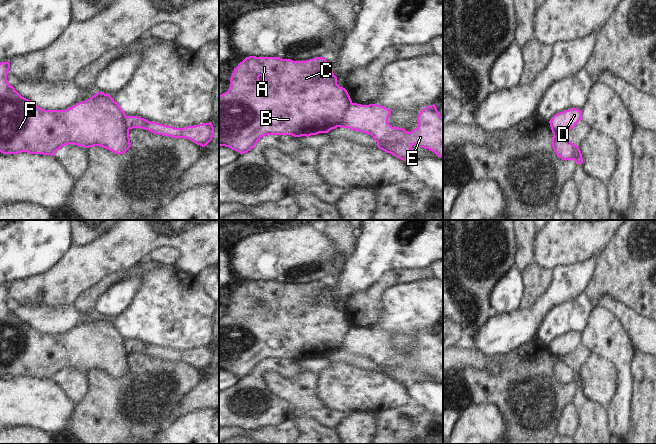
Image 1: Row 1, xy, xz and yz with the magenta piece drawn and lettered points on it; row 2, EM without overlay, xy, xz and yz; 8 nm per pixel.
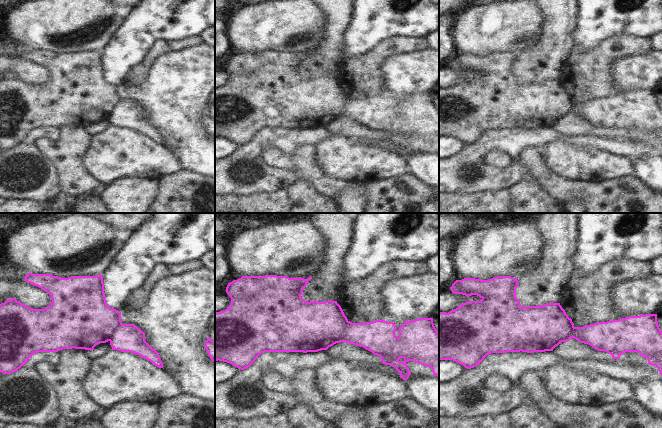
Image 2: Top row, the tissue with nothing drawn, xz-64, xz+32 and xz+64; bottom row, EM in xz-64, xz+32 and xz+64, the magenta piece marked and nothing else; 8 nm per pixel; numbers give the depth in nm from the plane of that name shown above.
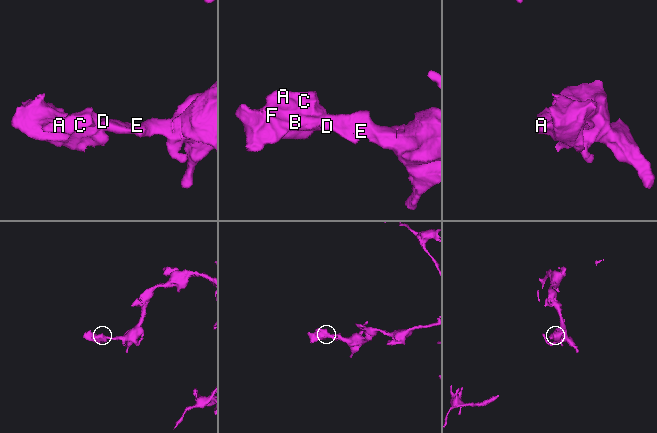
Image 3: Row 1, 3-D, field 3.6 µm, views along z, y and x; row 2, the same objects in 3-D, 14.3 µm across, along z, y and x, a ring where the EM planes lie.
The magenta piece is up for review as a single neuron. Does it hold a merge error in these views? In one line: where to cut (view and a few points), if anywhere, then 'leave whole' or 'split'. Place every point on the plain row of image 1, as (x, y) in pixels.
cut in xz along (352, 327), (340, 350); split

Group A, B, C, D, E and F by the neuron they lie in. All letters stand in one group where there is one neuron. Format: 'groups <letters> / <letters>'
groups A B C F / D E

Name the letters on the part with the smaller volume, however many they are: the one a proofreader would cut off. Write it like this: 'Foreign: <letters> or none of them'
Foreign: A, B, C, F

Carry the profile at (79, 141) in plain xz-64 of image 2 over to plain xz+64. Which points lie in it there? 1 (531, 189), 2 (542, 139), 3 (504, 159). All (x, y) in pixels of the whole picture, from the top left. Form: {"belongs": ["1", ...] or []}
{"belongs": ["3"]}

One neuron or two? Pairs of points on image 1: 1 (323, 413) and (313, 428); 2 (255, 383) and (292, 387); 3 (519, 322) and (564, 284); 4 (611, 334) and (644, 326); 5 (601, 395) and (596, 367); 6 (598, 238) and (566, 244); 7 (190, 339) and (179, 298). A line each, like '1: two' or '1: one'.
1: two
2: two
3: one
4: two
5: one
6: one
7: one

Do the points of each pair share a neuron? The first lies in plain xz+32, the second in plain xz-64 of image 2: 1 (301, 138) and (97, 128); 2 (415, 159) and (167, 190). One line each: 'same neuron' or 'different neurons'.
1: different neurons
2: different neurons

